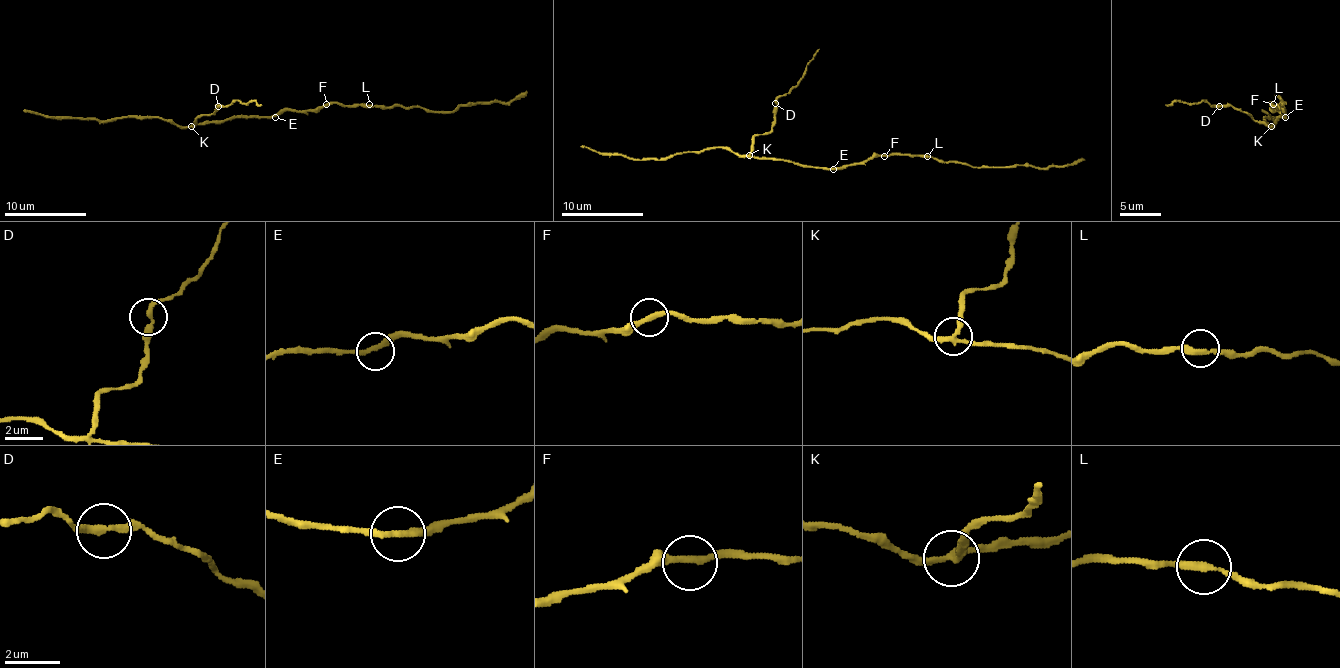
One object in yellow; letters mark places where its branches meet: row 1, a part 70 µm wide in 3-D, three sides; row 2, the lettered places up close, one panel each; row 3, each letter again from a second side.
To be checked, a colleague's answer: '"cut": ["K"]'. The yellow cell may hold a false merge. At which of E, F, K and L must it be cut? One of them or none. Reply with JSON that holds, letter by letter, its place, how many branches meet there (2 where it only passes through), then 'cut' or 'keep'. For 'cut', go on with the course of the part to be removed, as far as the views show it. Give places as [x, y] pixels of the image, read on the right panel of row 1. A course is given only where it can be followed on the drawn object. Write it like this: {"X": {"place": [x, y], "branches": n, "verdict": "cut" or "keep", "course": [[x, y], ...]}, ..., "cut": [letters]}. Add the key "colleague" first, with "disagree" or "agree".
{"colleague": "agree", "E": {"place": [1285, 117], "branches": 2, "verdict": "keep"}, "F": {"place": [1273, 104], "branches": 2, "verdict": "keep"}, "K": {"place": [1271, 126], "branches": 3, "verdict": "cut", "course": [[1271, 127], [1232, 106], [1215, 106], [1203, 100], [1174, 100], [1166, 106]]}, "L": {"place": [1273, 104], "branches": 2, "verdict": "keep"}, "cut": ["K"]}

